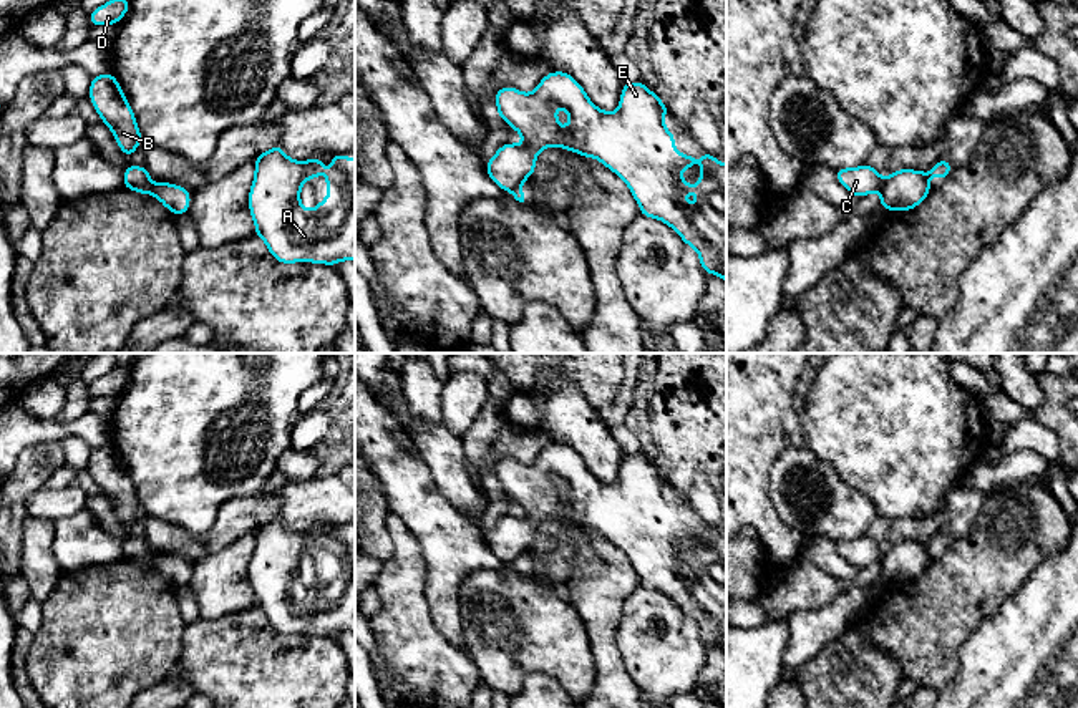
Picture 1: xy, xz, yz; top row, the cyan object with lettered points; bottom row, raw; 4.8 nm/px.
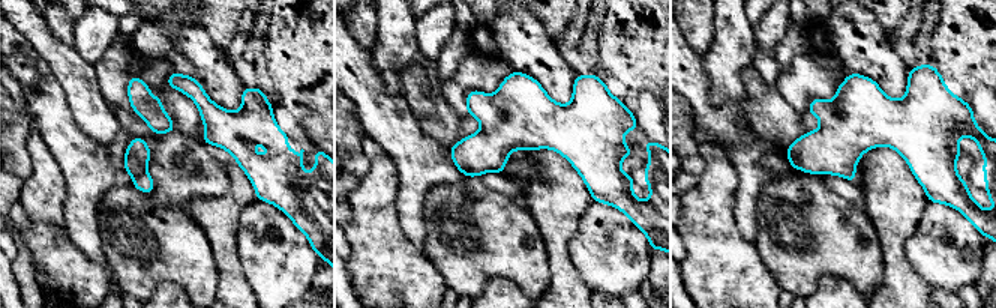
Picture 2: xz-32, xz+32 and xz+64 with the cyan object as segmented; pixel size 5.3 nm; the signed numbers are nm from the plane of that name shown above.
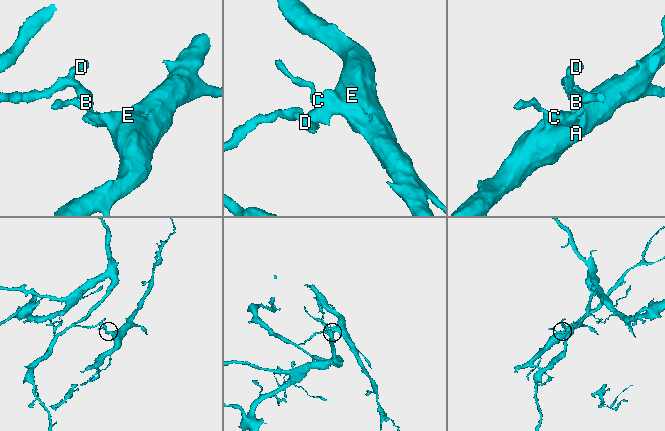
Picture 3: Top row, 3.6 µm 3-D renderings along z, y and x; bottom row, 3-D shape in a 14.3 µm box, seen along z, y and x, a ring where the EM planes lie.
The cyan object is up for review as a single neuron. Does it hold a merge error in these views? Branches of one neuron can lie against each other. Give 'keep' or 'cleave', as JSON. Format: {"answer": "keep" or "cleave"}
{"answer": "cleave"}

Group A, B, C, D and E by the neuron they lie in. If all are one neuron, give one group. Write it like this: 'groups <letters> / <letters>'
groups A C E / B D

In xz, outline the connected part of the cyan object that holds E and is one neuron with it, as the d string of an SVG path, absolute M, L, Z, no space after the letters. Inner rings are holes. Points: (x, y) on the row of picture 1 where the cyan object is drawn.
M551 71L532 93L504 86L496 91L494 101L498 116L524 139L522 144L503 144L486 162L486 172L499 189L511 191L526 182L534 174L537 154L551 146L595 158L629 186L642 216L672 227L687 245L697 250L700 267L726 282L726 164L708 153L698 159L675 151L675 134L663 123L670 109L657 93L642 81L624 83L619 108L607 113L589 99L569 73ZM556 106L569 114L566 129L559 124ZM697 161L702 162L702 177L692 186L682 179L682 171L693 167Z

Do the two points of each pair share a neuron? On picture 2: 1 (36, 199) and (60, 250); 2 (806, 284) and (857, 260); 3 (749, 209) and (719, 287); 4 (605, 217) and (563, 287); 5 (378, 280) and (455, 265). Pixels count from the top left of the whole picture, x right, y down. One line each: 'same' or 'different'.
1: same
2: same
3: different
4: different
5: different

